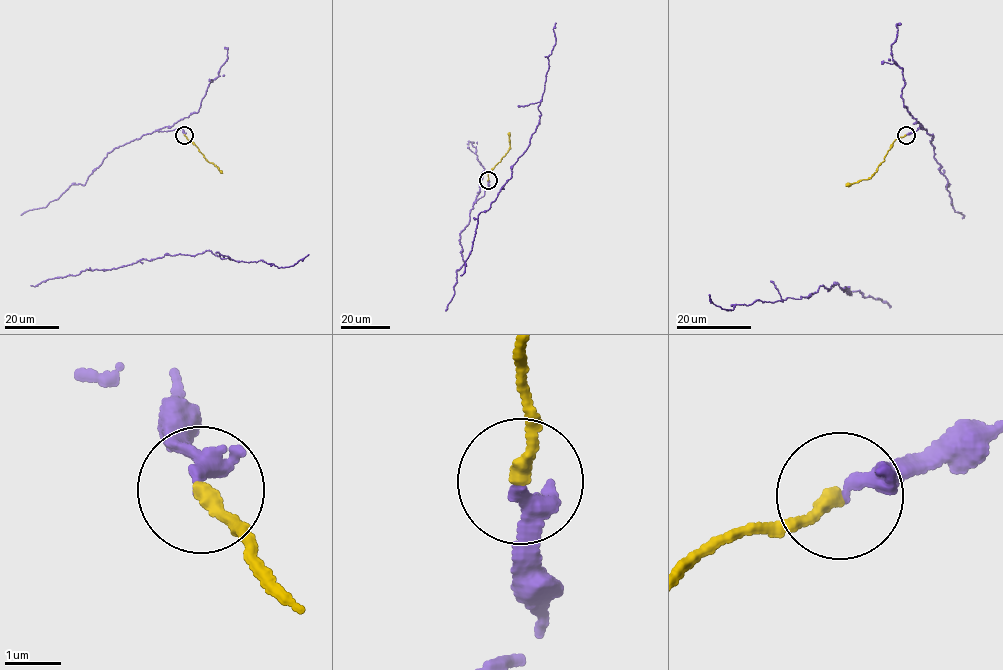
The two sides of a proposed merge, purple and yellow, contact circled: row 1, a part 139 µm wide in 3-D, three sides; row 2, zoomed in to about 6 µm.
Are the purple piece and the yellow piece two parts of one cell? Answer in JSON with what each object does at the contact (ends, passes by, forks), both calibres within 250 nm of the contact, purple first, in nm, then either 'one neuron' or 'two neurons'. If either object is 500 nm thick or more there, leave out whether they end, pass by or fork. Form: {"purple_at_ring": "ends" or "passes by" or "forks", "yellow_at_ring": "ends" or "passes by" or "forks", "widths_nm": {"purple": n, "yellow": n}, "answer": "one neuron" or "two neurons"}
{"purple_at_ring": "passes by", "yellow_at_ring": "ends", "widths_nm": {"purple": 200, "yellow": 240}, "answer": "one neuron"}

